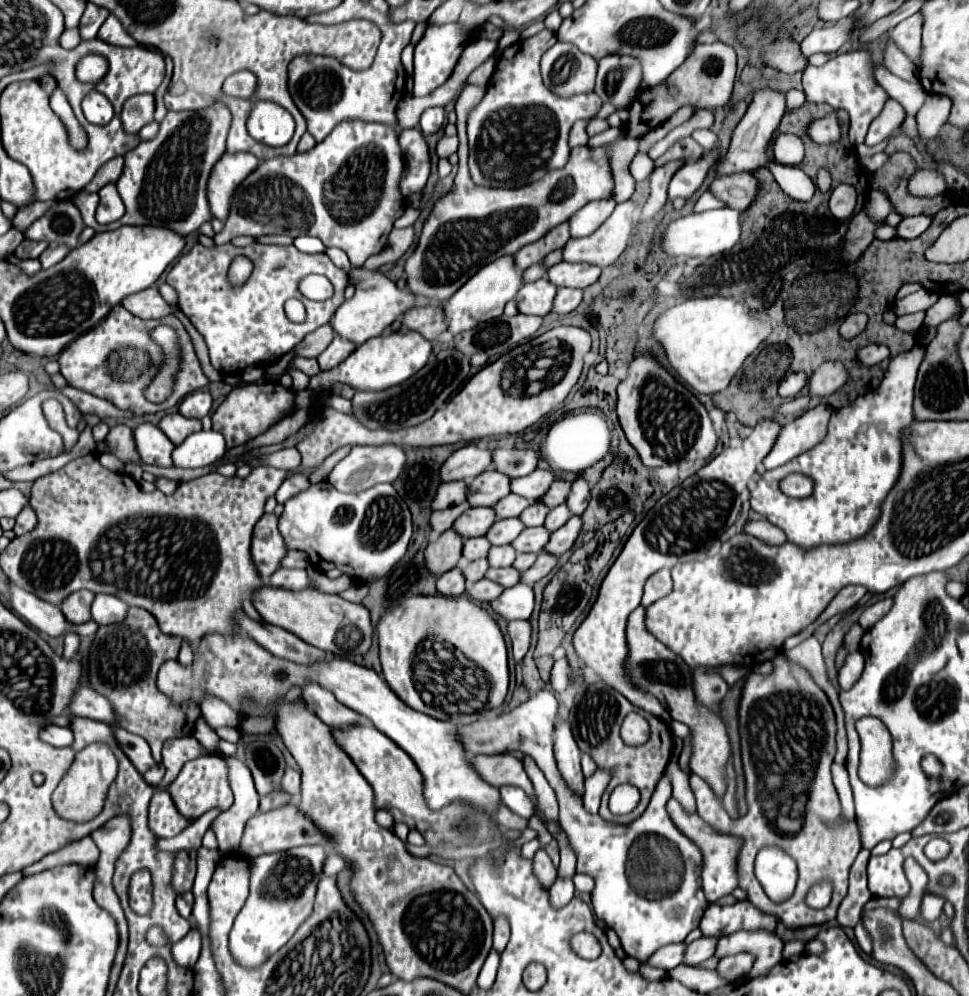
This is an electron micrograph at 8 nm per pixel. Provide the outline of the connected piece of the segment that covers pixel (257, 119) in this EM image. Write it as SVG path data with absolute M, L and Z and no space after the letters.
M260 99L254 103L246 126L248 133L255 140L270 147L280 147L292 139L296 123L284 107Z

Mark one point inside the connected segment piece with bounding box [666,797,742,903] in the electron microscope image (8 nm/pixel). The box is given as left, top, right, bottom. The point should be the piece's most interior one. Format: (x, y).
(720, 870)

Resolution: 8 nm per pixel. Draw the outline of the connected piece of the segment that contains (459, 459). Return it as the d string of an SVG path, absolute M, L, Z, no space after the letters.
M466 445L454 451L444 467L440 469L442 481L456 481L456 479L474 479L482 471L492 467L492 449L480 449L478 445Z

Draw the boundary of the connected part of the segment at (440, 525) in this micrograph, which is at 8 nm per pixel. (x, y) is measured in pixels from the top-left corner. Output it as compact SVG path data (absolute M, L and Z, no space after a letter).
M468 501L456 505L456 507L448 507L448 509L442 509L442 511L434 511L432 517L430 517L430 525L432 525L434 535L440 535L440 533L444 533L446 529L450 529L450 527L454 525L454 521L456 521L466 509L470 509L470 503L468 503Z

